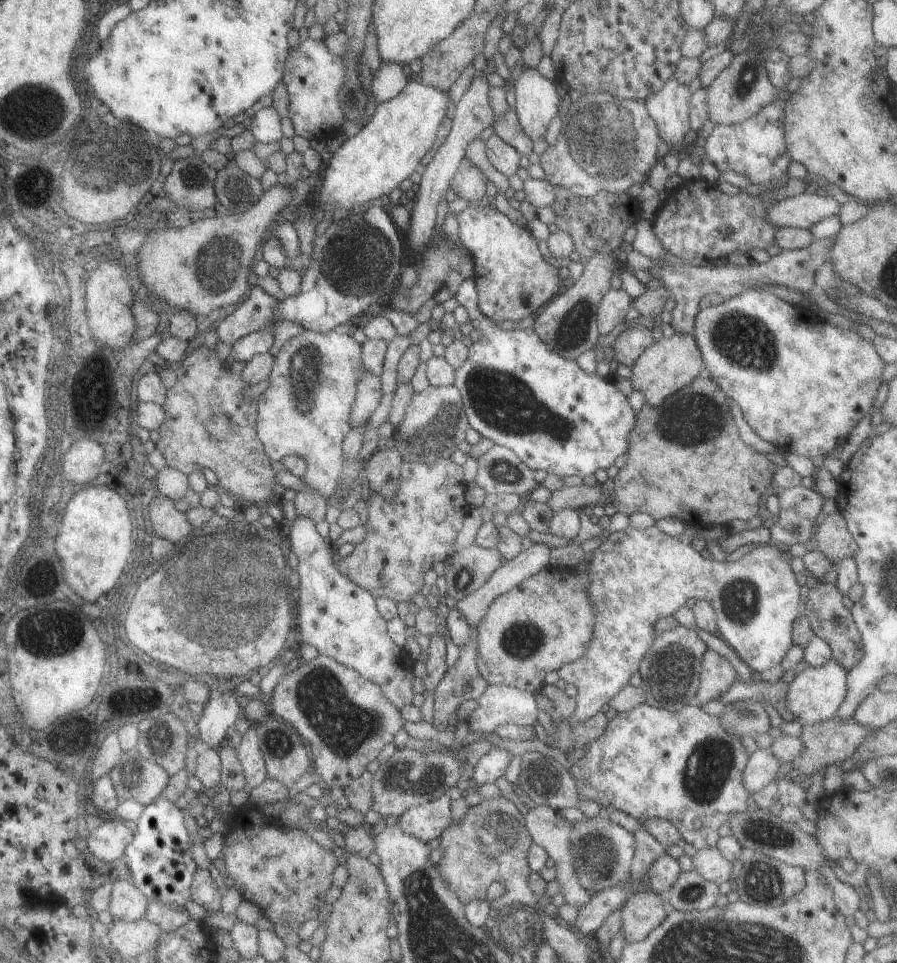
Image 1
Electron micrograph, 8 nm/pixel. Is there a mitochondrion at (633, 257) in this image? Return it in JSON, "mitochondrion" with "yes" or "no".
{"mitochondrion":"no"}

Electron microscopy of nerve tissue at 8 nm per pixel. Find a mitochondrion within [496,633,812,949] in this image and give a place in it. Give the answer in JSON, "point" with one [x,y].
{"point":[709,765]}

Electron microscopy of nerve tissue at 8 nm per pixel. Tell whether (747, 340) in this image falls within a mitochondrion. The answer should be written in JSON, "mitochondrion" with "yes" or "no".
{"mitochondrion":"yes"}

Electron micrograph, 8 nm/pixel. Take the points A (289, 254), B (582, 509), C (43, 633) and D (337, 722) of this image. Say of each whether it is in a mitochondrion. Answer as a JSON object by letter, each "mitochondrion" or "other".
{"A":"other","B":"other","C":"mitochondrion","D":"mitochondrion"}

